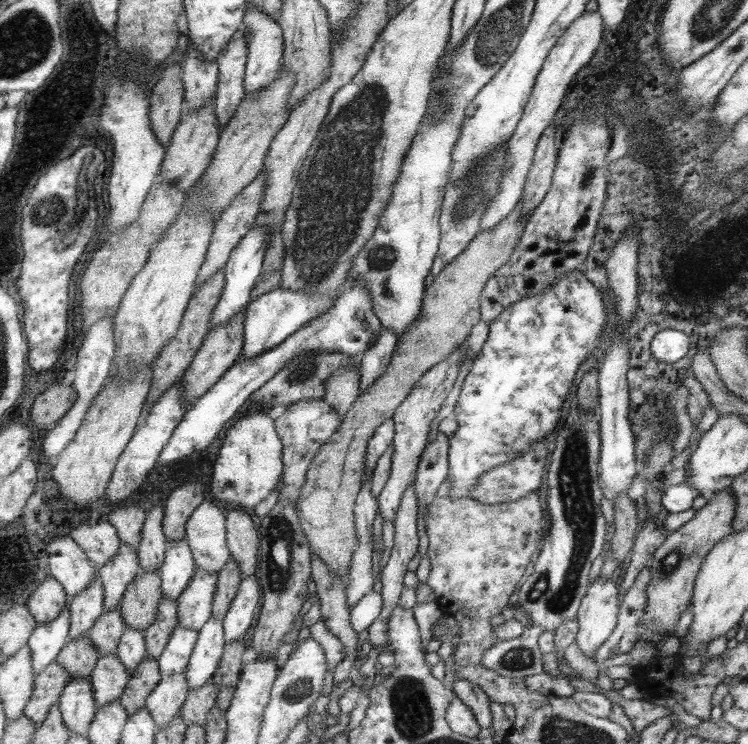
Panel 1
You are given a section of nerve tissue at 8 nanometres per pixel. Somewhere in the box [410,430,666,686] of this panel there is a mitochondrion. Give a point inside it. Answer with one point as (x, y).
(515, 660)

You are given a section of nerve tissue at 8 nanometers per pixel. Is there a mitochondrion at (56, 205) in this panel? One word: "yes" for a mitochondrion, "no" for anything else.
yes

